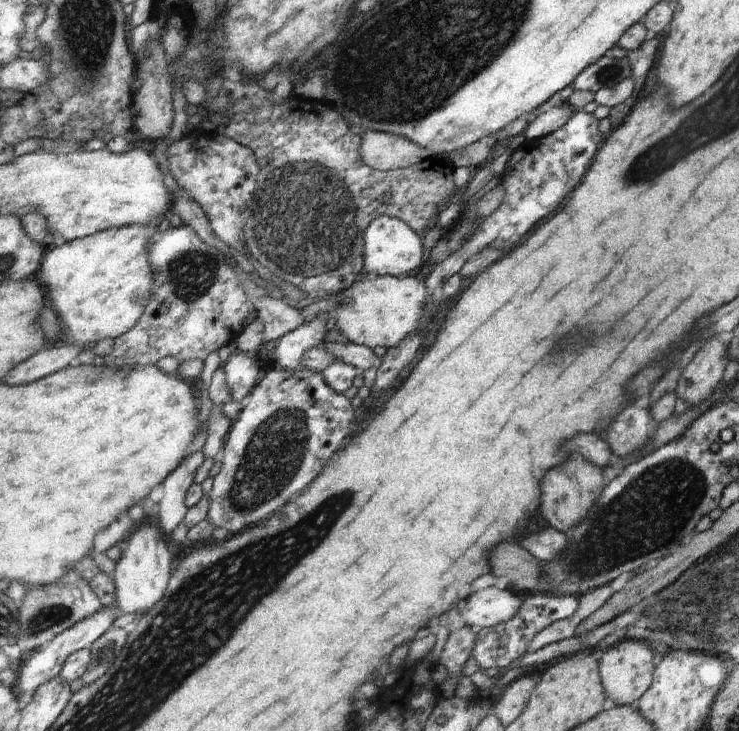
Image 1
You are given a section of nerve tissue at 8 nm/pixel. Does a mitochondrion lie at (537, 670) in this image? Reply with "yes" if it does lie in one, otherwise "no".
no

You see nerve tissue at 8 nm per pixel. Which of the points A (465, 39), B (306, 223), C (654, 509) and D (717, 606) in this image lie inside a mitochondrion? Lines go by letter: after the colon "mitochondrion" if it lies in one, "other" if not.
A: mitochondrion
B: mitochondrion
C: mitochondrion
D: mitochondrion

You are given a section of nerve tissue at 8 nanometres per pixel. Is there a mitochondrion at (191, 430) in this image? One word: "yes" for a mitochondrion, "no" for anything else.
no

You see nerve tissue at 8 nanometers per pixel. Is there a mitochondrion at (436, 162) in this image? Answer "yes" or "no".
no

